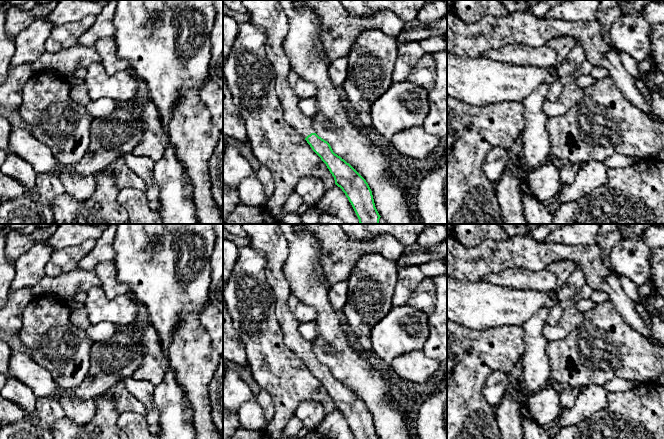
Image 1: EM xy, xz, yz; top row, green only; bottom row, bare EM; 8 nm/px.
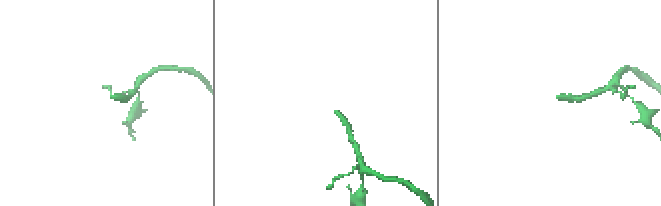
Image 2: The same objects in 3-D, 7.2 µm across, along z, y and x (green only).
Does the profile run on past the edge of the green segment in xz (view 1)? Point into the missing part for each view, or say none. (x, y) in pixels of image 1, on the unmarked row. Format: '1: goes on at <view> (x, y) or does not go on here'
1: goes on at xz (268, 239)

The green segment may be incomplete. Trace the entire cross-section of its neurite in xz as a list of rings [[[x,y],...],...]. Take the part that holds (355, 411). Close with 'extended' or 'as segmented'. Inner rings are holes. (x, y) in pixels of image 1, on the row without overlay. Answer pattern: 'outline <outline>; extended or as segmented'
outline [[[243,224],[243,228],[250,238],[250,246],[261,252],[266,258],[265,274],[269,285],[275,293],[275,313],[283,331],[285,344],[305,362],[312,374],[326,388],[334,401],[335,408],[342,413],[351,427],[356,439],[379,439],[372,415],[366,404],[344,383],[335,378],[330,368],[319,361],[313,352],[313,340],[304,339],[299,333],[301,323],[291,313],[288,305],[289,297],[292,295],[290,282],[284,274],[284,263],[289,255],[289,244],[278,224]]]; extended

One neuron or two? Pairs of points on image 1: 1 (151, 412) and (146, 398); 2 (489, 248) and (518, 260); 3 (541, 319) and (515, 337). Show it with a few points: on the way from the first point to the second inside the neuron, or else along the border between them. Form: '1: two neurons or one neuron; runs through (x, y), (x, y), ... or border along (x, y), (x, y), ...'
1: one neuron; runs through (151, 409), (147, 401)
2: one neuron; runs through (496, 255), (511, 255)
3: two neurons; border along (521, 326), (523, 329), (522, 354)

